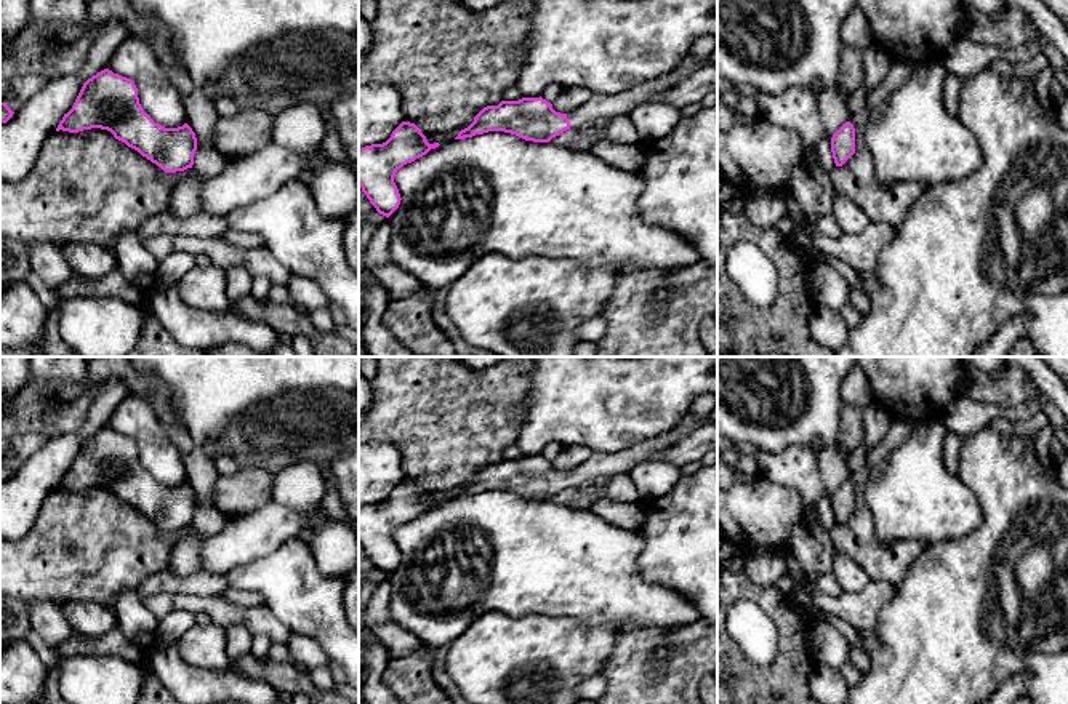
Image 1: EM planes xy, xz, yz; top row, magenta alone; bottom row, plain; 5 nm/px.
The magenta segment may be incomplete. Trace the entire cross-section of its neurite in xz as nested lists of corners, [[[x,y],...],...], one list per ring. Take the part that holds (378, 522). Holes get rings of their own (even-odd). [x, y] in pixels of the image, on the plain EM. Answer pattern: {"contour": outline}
{"contour": [[[402,480],[386,501],[359,507],[359,544],[379,573],[389,576],[400,563],[402,557],[394,541],[395,531],[439,504],[439,501],[429,502],[415,482]]]}

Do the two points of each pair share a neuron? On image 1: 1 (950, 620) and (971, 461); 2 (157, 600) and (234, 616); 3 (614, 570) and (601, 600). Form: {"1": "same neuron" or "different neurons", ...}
{"1": "same neuron", "2": "same neuron", "3": "same neuron"}

